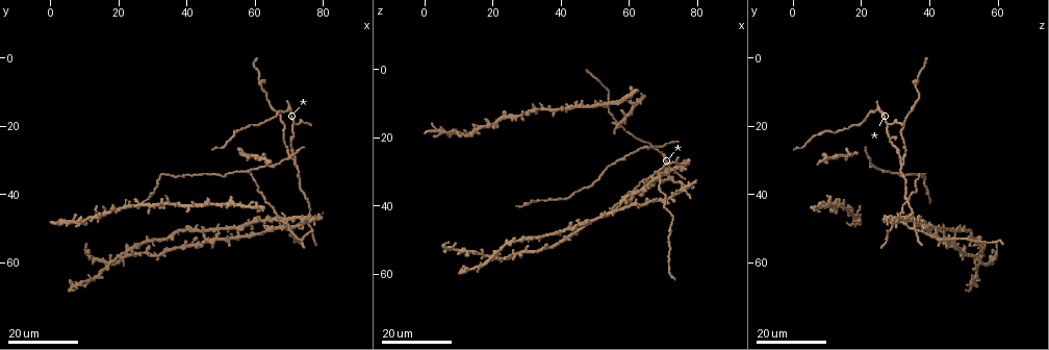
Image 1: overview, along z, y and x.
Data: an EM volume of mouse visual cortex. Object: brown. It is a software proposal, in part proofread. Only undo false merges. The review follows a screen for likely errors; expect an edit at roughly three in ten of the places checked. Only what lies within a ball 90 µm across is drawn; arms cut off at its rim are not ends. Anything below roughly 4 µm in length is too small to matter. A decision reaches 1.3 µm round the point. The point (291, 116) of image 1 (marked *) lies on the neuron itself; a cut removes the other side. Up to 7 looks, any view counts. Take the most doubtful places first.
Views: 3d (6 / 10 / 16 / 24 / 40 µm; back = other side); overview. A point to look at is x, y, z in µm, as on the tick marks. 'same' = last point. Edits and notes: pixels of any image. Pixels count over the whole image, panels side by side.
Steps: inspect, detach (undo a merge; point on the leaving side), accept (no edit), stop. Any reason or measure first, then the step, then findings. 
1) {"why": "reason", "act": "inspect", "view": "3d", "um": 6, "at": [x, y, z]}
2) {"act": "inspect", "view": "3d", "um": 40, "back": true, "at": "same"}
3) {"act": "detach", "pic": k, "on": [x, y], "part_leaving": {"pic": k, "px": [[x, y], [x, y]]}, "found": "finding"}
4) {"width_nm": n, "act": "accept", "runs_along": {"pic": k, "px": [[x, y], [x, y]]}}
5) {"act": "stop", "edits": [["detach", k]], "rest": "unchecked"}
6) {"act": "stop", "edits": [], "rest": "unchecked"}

{"why": "a fork", "act": "inspect", "view": "3d", "um": 24, "at": [72.0, 31.0, 32.5]}

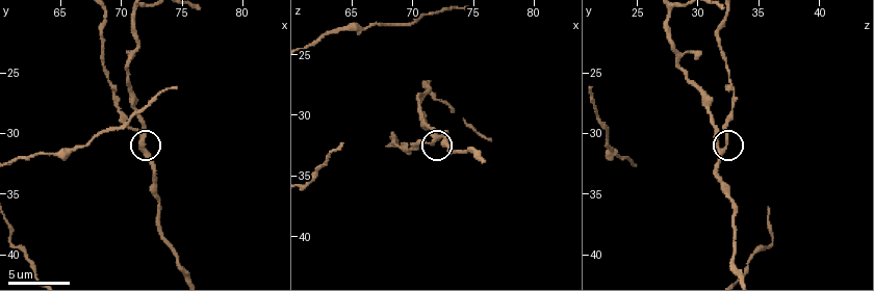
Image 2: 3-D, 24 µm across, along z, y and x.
{"act": "inspect", "view": "3d", "um": 6, "at": [71.8, 31.6, 32.0]}

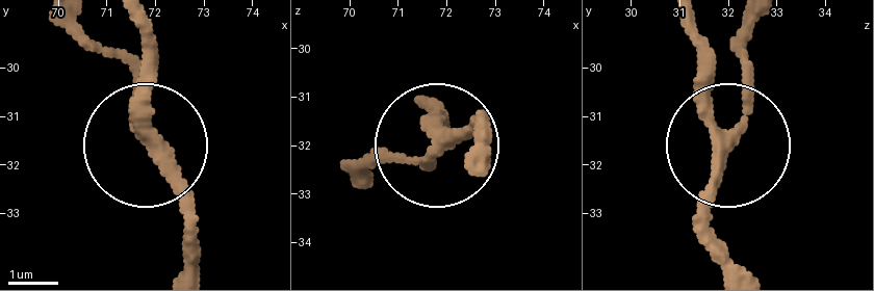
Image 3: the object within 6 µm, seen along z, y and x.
{"width_nm": 250, "act": "accept", "found": "one neuron here"}

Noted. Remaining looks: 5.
{"why": "four or more arms meet", "act": "inspect", "view": "3d", "um": 16, "at": [68.5, 48.0, 30.5]}

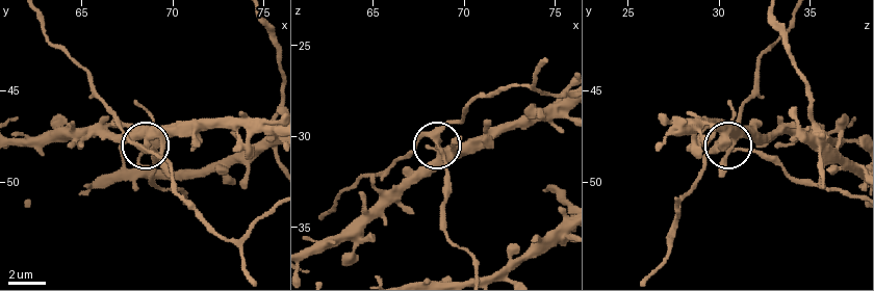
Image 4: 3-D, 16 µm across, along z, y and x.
{"why": "zoom in", "act": "inspect", "view": "3d", "um": 10, "at": "same"}

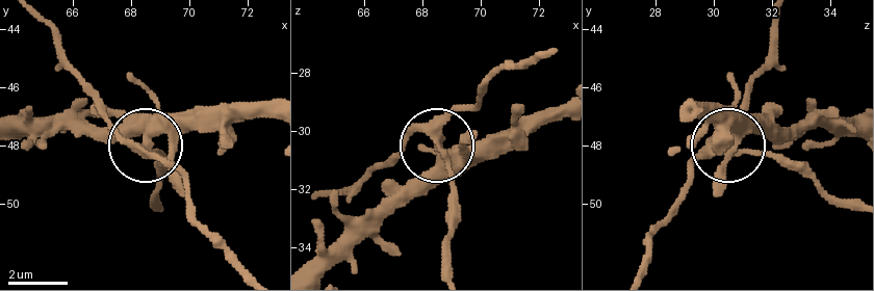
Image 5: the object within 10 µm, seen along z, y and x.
{"act": "accept", "found": "one neuron here"}

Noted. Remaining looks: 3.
{"why": "looks like a crossing", "act": "inspect", "view": "3d", "um": 24, "at": [54.5, 49.5, 41.0]}

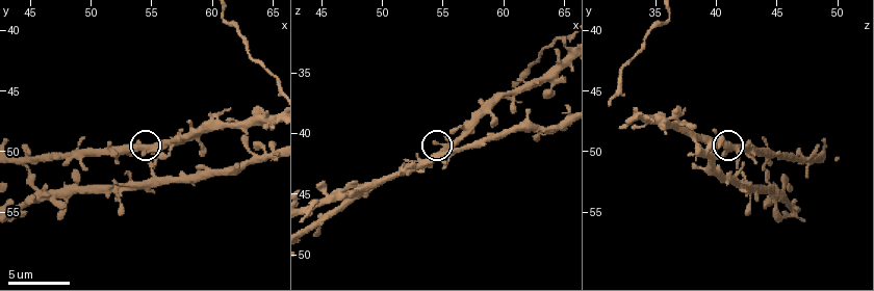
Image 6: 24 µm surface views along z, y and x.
{"act": "inspect", "view": "3d", "um": 10, "at": [55.0, 49.6, 41.4]}

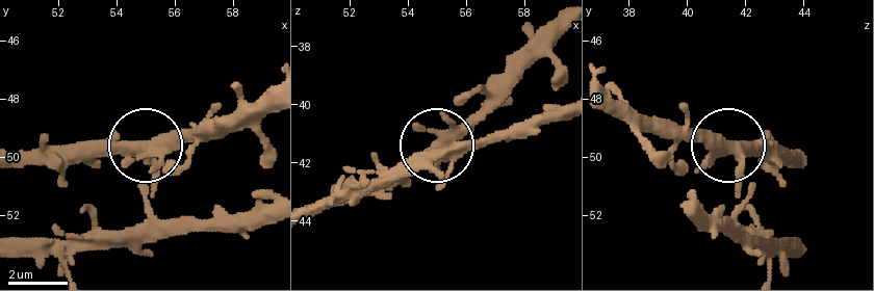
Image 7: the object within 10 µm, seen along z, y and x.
{"act": "accept", "runs_along": {"pic": 7, "px": [[273, 210], [228, 217], [154, 210], [151, 146], [219, 136]]}, "found": "continuous, no second neuron"}

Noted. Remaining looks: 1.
{"act": "stop", "edits": [], "rest": "unchecked"}

